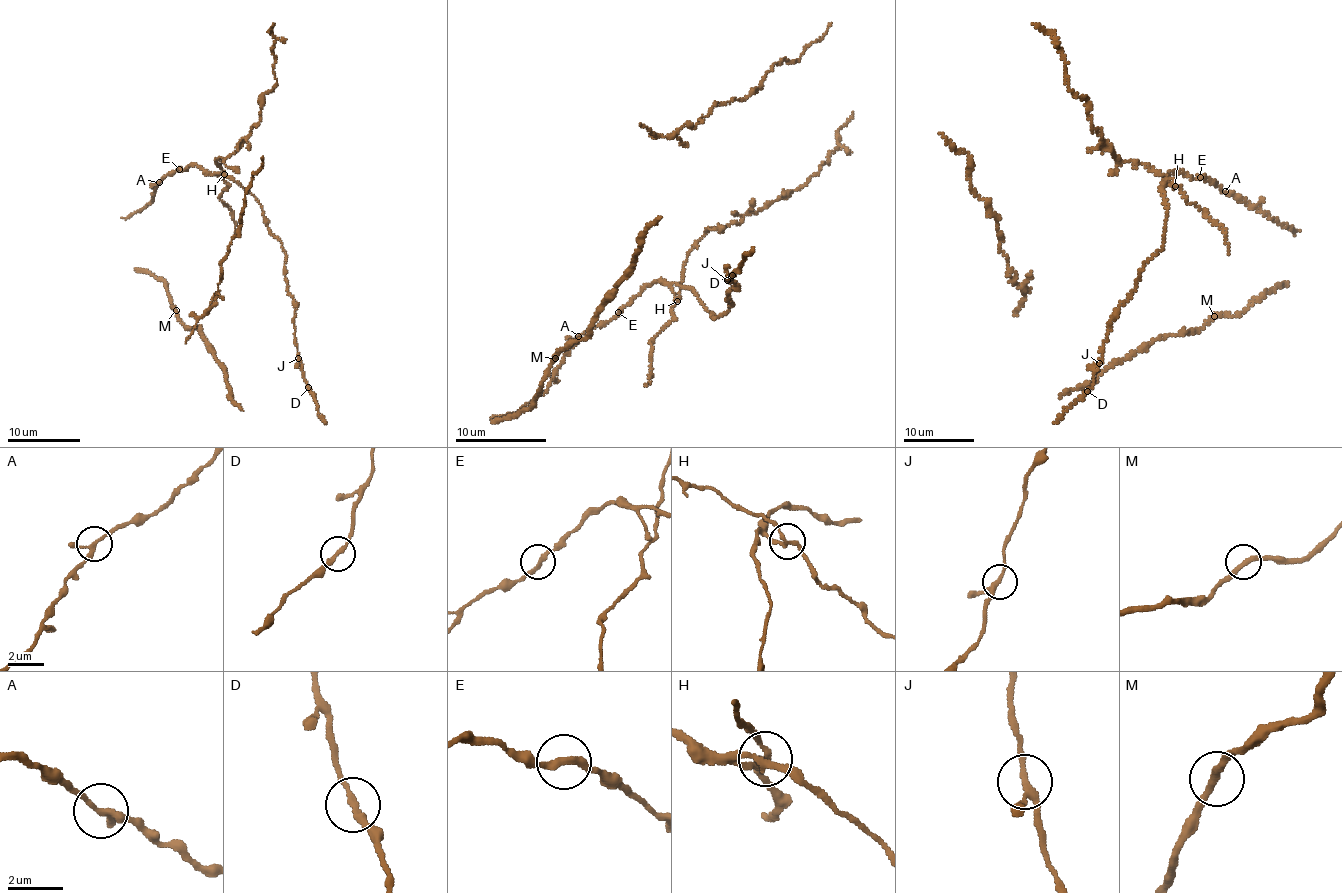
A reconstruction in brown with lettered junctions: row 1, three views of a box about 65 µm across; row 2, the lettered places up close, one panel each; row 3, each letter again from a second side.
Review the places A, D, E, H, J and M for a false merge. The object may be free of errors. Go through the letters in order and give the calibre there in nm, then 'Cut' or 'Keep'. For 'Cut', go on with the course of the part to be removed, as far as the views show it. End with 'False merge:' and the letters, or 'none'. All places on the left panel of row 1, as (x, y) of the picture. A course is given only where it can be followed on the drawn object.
A: Thickness 200 nm. Keep
D: Thickness 240 nm. Keep
E: Thickness 240 nm. Keep
H: Thickness 190 nm. Cut. Course of the part to remove: (223, 173), (214, 160), (231, 156), (259, 121), (261, 98), (277, 82), (275, 38), (269, 31), (273, 24)
J: Thickness 200 nm. Keep
M: Thickness 280 nm. Keep
False merge: H

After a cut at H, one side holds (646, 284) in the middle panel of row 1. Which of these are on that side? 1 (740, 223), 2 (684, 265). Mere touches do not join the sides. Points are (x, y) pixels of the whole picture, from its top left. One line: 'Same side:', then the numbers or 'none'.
Same side: none

